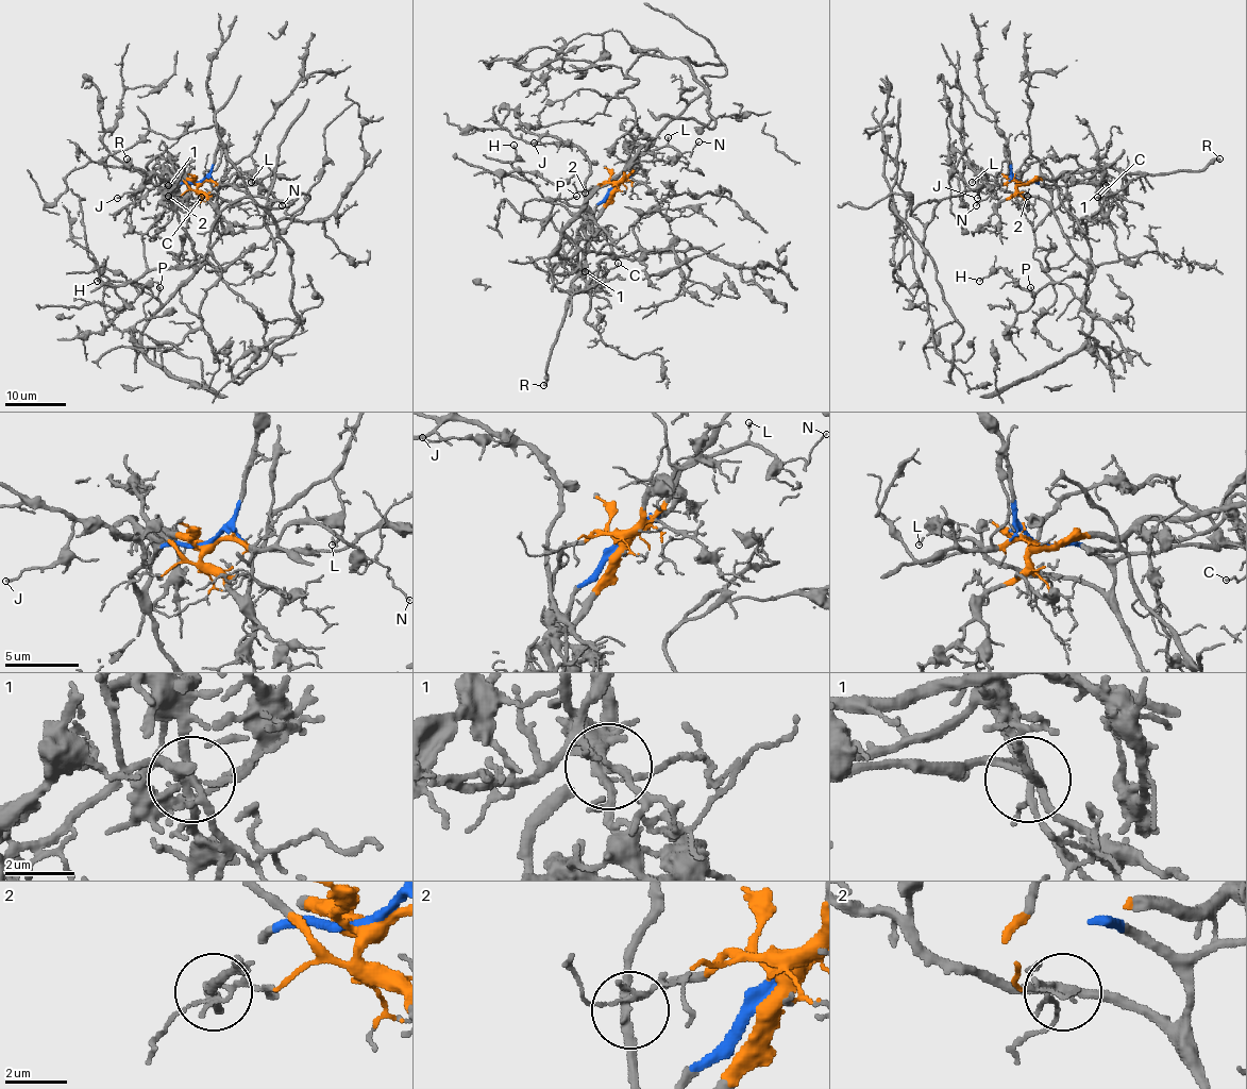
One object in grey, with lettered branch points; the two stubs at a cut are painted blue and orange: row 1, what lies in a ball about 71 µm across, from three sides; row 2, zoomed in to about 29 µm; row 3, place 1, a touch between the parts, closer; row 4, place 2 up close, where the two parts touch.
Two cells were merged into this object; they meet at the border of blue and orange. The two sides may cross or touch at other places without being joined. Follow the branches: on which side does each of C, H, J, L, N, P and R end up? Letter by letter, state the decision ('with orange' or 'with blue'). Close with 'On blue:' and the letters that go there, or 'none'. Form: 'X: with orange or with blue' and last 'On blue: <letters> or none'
C: with orange
H: with blue
J: with blue
L: with orange
N: with orange
P: with blue
R: with orange
On blue: H, J, P

